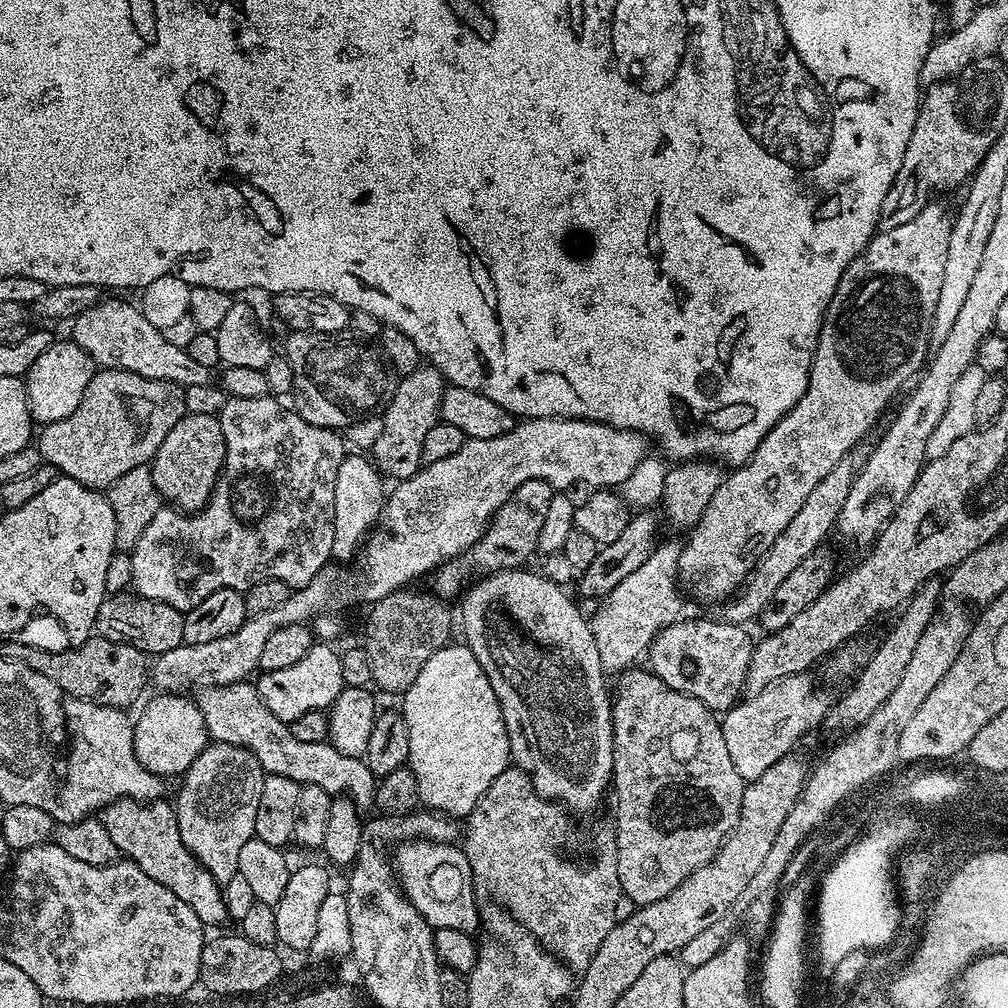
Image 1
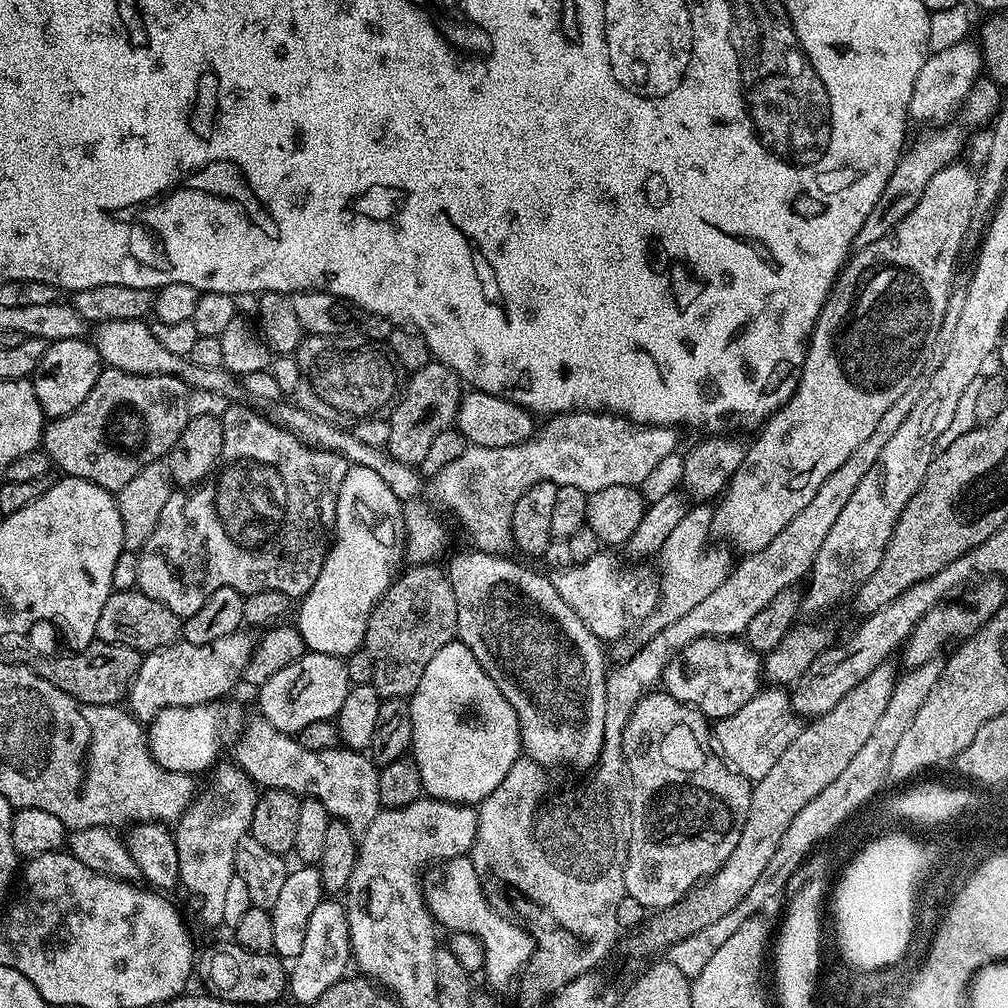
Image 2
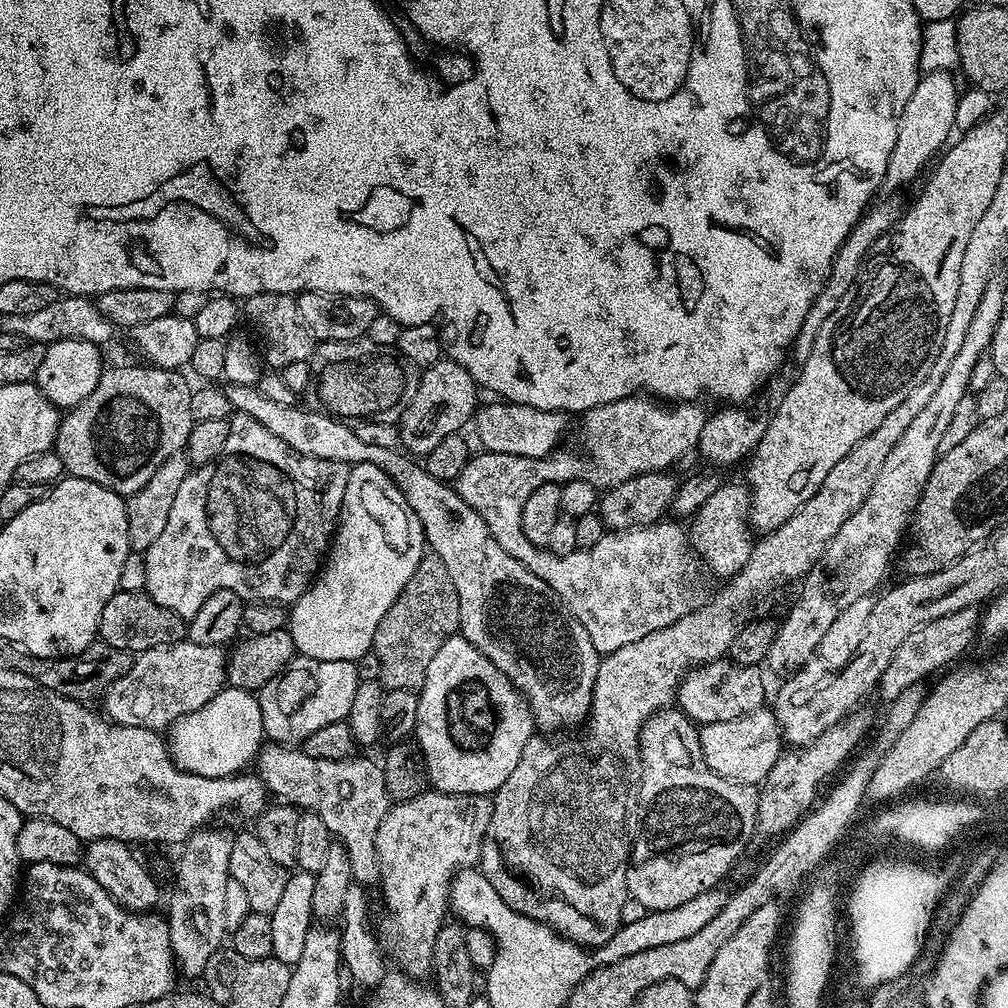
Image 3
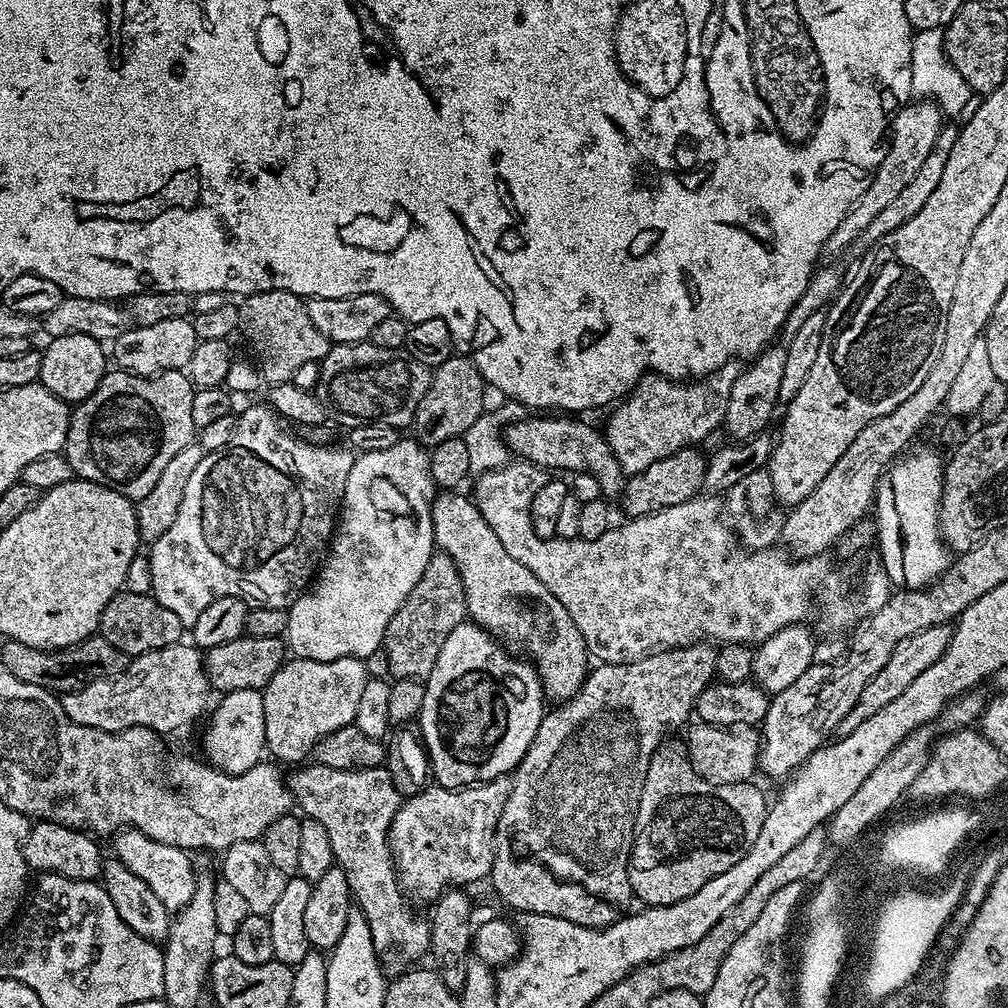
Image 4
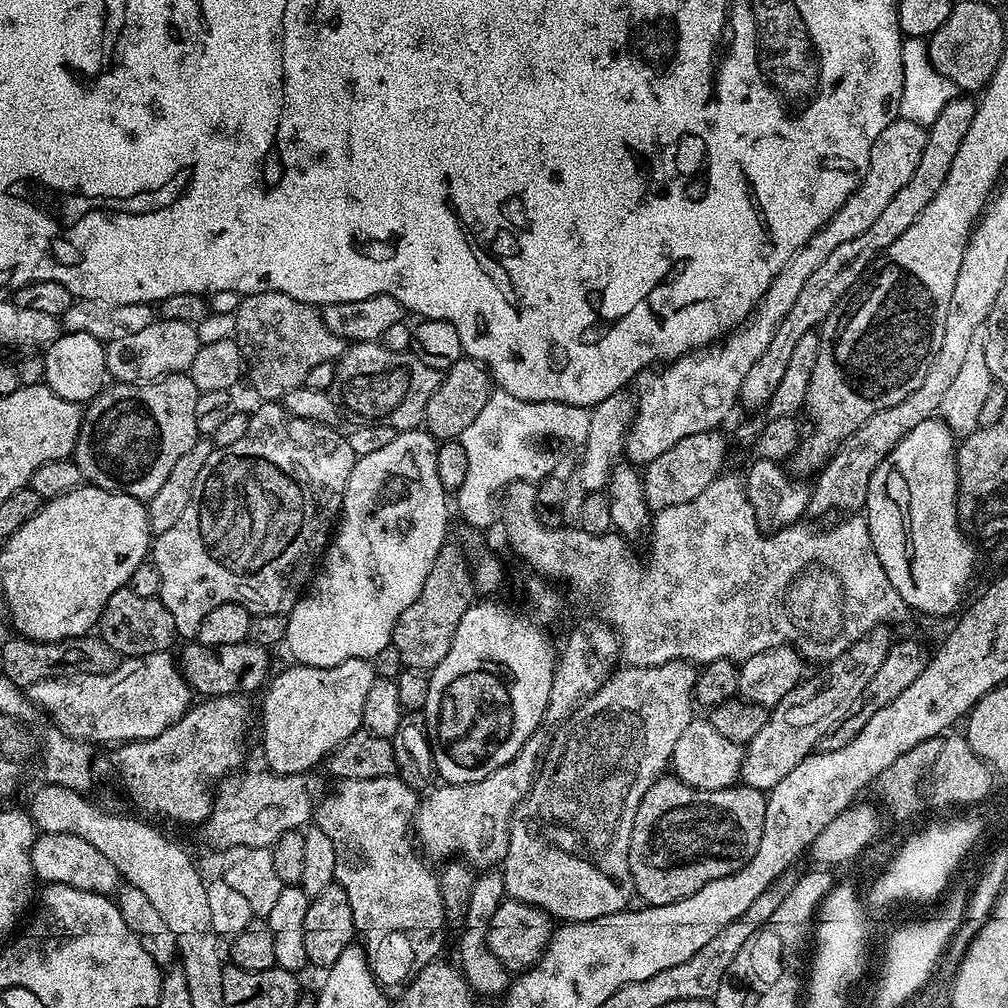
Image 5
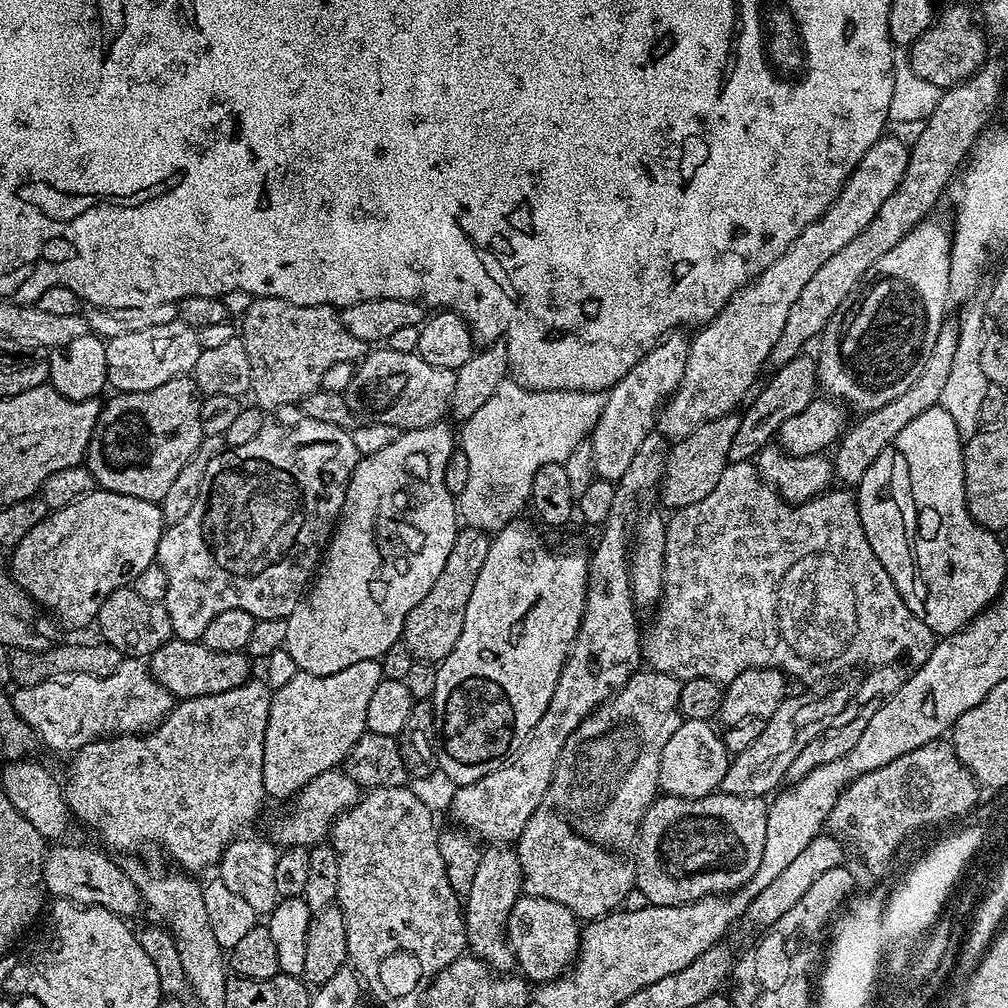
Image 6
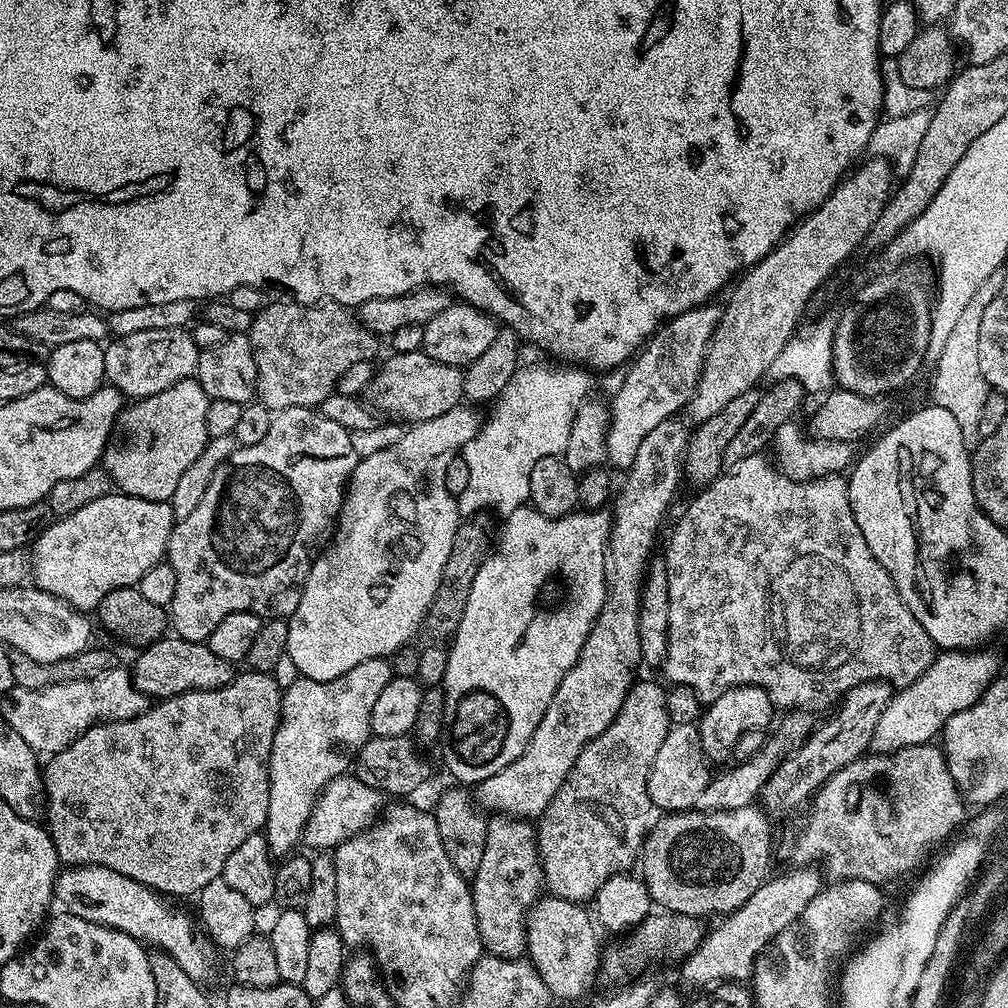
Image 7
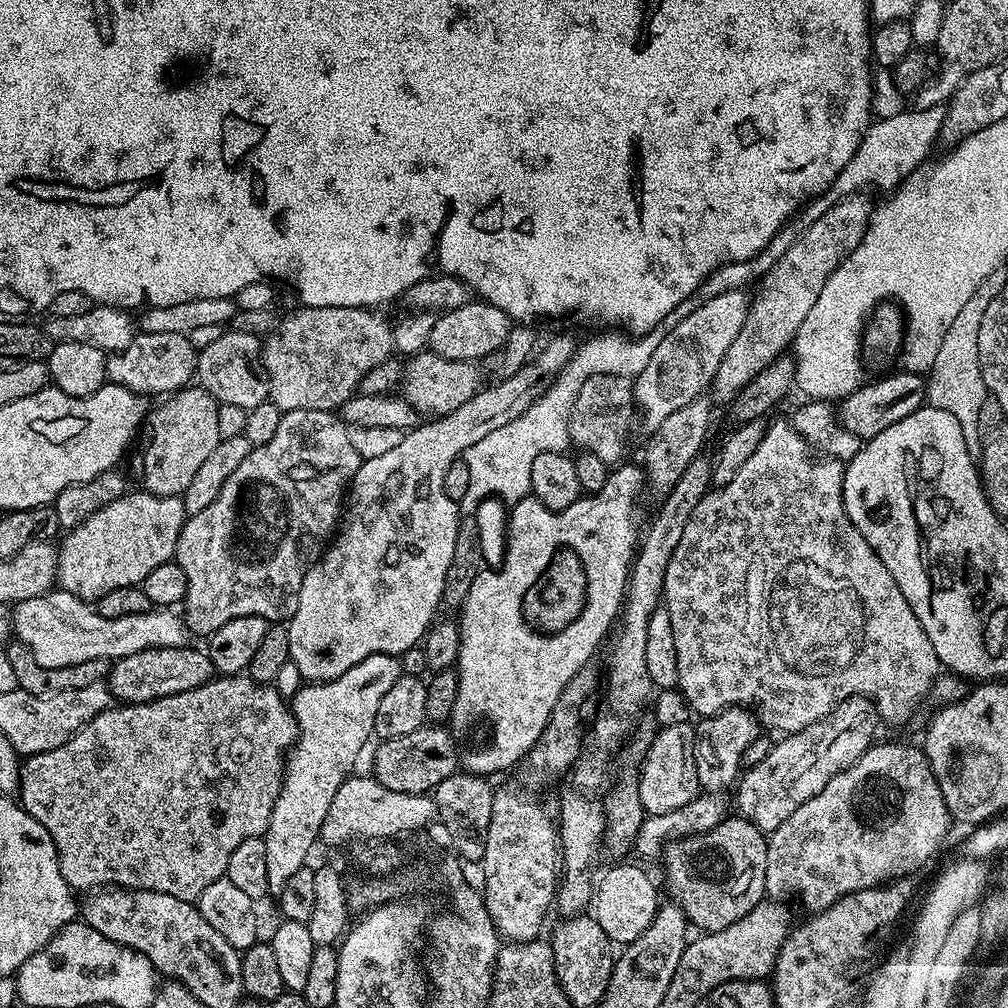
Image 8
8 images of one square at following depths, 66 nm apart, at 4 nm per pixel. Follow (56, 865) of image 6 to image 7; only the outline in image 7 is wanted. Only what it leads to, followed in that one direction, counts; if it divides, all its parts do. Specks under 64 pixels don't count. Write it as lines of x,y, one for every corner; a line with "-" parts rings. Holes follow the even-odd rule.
78,864
65,867
57,875
54,896
68,907
65,909
71,915
130,934
130,938
139,940
149,949
166,953
178,962
178,966
182,966
182,970
186,970
186,974
190,974
196,984
207,985
211,978
212,963
218,955
216,945
194,920
192,925
191,918
172,905
175,903
162,898
161,893
152,888
142,886
142,882
134,882
134,878
126,878
126,874
118,874
118,870
110,870
106,866

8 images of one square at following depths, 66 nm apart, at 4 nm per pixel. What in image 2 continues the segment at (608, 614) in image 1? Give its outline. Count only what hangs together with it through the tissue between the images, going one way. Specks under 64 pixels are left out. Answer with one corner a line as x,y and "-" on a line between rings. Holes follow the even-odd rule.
696,502
689,507
688,515
678,522
678,526
666,538
661,546
658,559
660,559
660,605
656,608
657,629
670,626
686,610
694,610
702,598
714,594
722,582
732,573
734,567
734,552
731,547
719,548
716,544
708,544
708,535
713,535
712,526
714,508
708,502

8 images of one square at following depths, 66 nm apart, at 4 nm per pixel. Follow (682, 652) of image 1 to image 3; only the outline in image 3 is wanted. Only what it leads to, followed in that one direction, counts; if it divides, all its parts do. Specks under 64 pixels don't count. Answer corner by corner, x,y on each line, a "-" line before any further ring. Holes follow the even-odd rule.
721,658
702,664
684,675
684,681
676,689
674,697
679,711
697,725
710,722
730,722
730,718
749,716
754,710
765,707
764,676
759,667
751,668
733,664
731,659

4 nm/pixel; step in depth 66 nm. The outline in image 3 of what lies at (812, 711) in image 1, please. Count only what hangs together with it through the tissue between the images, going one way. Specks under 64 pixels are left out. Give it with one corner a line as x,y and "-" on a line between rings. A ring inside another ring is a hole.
767,707
754,710
749,716
730,718
730,722
699,725
698,731
706,766
722,778
743,784
763,785
782,751
782,737
775,711

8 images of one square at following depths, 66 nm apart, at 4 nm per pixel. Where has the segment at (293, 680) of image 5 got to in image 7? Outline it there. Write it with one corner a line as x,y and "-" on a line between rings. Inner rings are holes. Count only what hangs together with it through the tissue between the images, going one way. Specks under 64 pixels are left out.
381,658
358,662
358,666
354,666
354,670
346,670
342,678
326,682
299,678
283,689
280,698
280,725
276,727
270,750
270,802
262,829
273,857
284,858
297,851
296,843
301,843
304,827
316,805
316,797
331,780
345,775
353,767
356,755
372,736
370,713
374,711
374,702
393,675
391,663

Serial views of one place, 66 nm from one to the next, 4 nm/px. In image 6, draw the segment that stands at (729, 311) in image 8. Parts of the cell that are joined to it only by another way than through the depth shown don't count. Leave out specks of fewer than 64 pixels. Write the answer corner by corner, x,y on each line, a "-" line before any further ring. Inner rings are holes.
673,330
664,337
660,343
653,346
647,354
632,367
630,374
622,378
608,389
606,395
608,401
598,418
598,422
592,428
590,443
594,454
594,470
596,476
601,480
619,482
622,474
630,467
630,462
634,462
634,454
638,454
638,446
642,446
644,439
657,427
658,413
662,405
675,392
676,387
682,382
682,374
686,370
686,358
688,357
689,337
683,336
683,331

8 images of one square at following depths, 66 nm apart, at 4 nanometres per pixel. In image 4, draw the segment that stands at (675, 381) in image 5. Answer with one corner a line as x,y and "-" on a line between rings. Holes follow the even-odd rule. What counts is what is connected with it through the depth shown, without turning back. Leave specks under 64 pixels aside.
928,98
917,101
917,104
909,102
903,105
900,111
891,117
890,139
887,141
886,151
881,155
880,165
877,166
868,189
853,202
852,209
846,214
846,218
842,218
838,230
830,234
826,245
829,253
836,252
847,244
855,245
862,230
866,230
866,226
870,226
870,222
874,222
874,218
878,218
878,214
882,214
882,210
886,210
886,206
890,206
890,202
894,202
894,198
898,198
898,194
902,194
902,190
910,186
910,178
914,178
914,174
918,174
922,167
922,162
930,158
930,150
937,148
936,139
942,135
940,105
-
729,362
711,376
689,379
686,386
667,376
642,376
631,395
615,405
616,413
608,420
606,439
618,458
618,466
622,466
625,474
633,476
656,460
699,445
699,440
706,439
716,427
719,429
723,425
730,386
734,386
741,371
739,363

